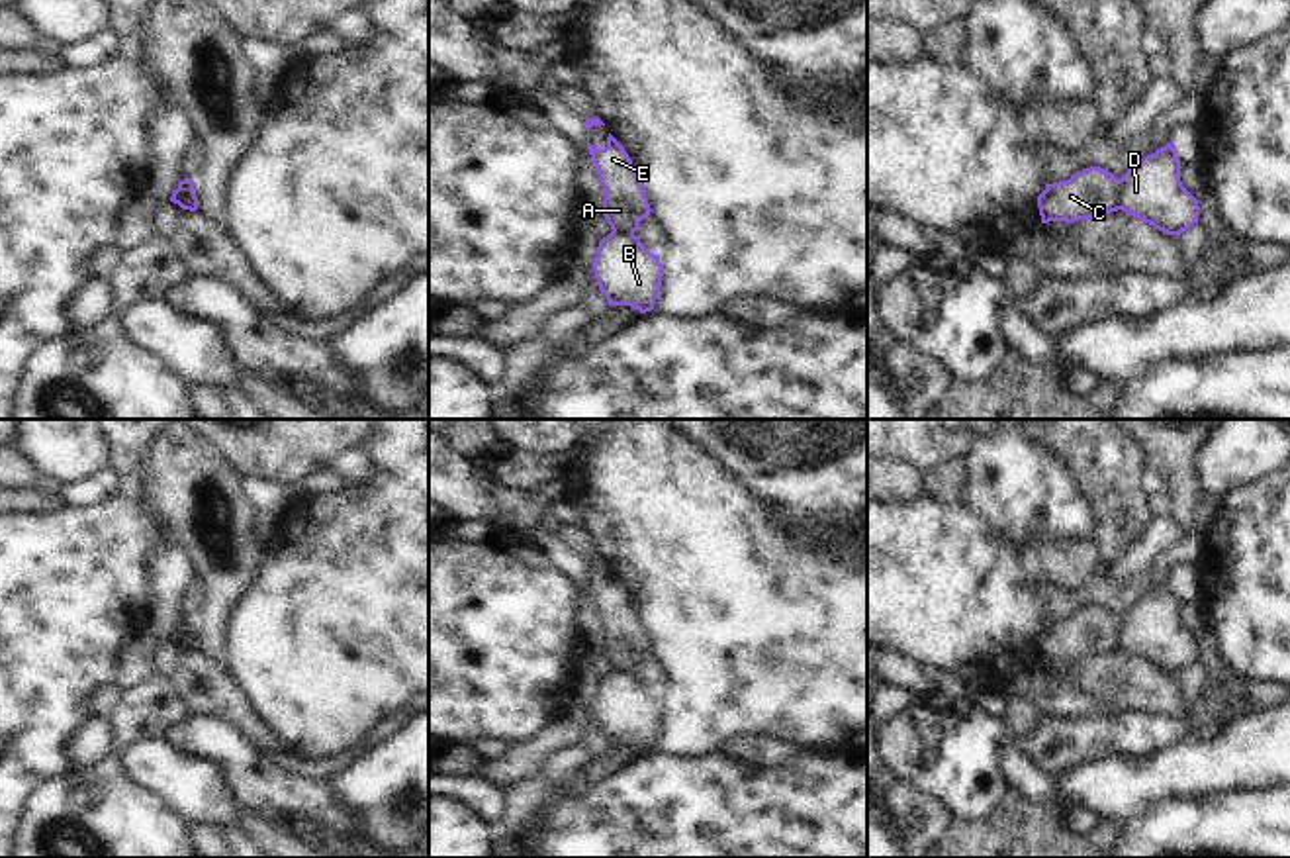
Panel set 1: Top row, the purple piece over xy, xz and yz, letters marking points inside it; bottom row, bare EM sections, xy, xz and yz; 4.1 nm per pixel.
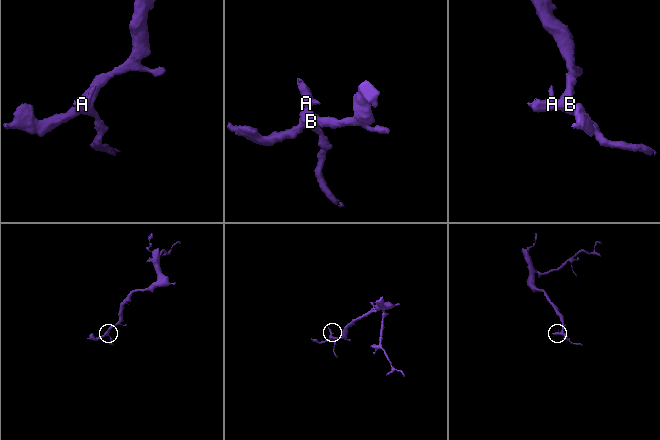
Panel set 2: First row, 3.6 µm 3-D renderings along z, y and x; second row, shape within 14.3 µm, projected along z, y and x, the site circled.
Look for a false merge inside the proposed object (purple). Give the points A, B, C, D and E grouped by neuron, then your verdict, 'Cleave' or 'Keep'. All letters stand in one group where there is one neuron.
Groups: A C E / B D. Cleave.

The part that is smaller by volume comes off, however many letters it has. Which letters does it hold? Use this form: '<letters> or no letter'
A, C, E

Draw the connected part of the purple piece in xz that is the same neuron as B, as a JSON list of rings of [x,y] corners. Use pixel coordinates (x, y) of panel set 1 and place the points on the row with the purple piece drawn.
[[[611,231],[599,241],[593,272],[609,306],[630,306],[652,311],[660,296],[664,266],[634,231]]]

